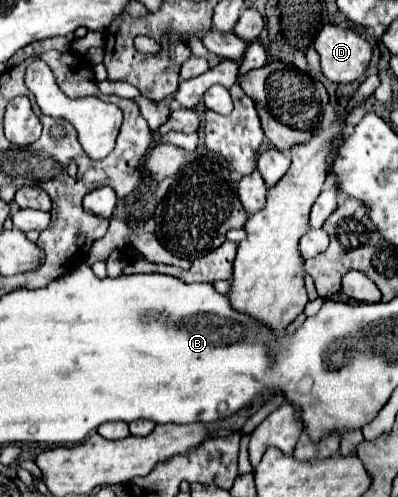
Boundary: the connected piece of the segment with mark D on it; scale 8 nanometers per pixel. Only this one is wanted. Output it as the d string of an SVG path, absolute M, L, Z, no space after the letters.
M327 23L313 39L315 51L321 55L323 75L333 83L353 83L365 71L373 55L373 47L355 29Z

